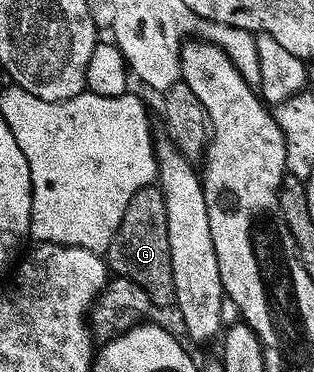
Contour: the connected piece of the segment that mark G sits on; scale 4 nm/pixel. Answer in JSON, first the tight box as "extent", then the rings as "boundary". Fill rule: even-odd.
{"extent":[104,187,176,309],"boundary":[[[157,187],[141,188],[128,202],[120,230],[104,259],[115,277],[130,279],[148,294],[153,307],[173,309],[176,298],[176,278],[172,274],[172,246],[168,246],[168,206],[160,199]]]}

